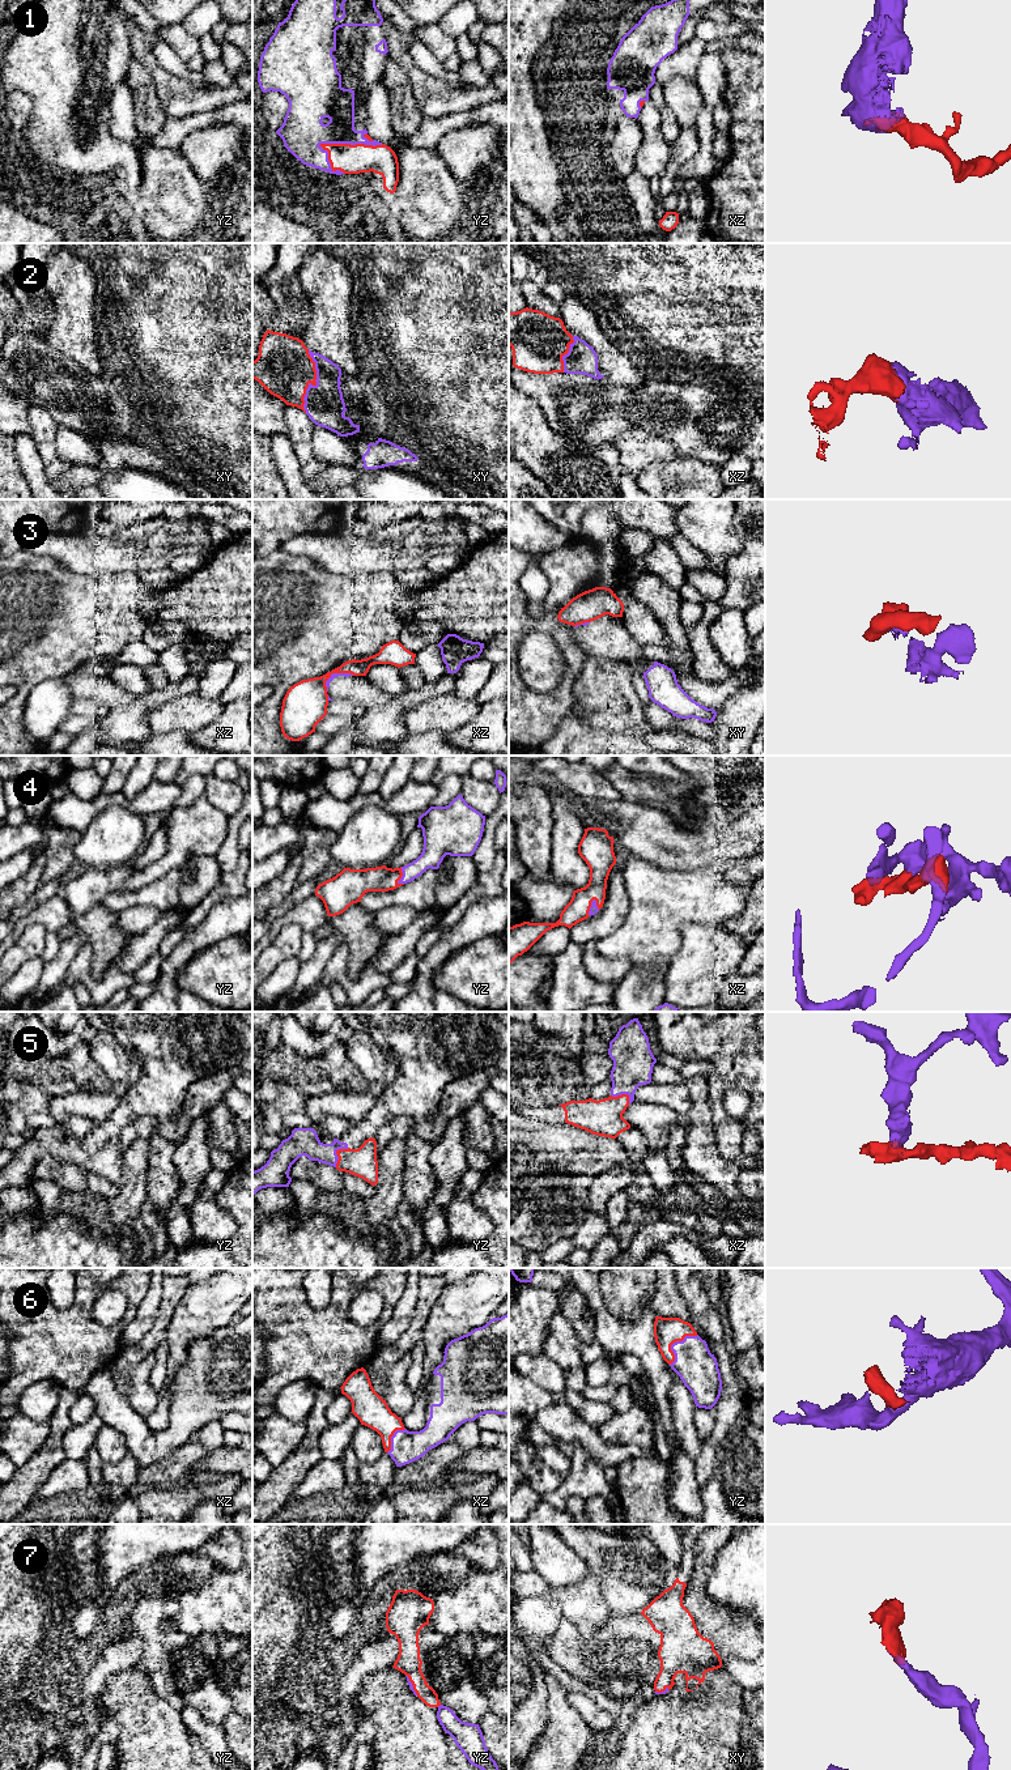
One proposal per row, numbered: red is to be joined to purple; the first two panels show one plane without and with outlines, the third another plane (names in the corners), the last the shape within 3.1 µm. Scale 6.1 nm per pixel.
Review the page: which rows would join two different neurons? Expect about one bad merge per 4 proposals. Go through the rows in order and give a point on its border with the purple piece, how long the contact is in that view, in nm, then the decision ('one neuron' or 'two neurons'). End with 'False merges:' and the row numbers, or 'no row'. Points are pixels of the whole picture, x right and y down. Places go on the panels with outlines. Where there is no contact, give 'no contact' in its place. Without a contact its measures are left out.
1: meets purple in yz at (349, 143); contact 400 nm long; one neuron
2: meets purple in xy at (317, 383); contact 400 nm long; one neuron
3: meets purple in xz at (334, 673); contact 200 nm long; two neurons
4: meets purple in xz at (590, 907); contact 120 nm long; one neuron
5: meets purple in yz at (335, 1153); contact 150 nm long; one neuron
6: meets purple in yz at (674, 1343); contact 260 nm long; one neuron
7: meets purple in yz at (412, 1685); contact 150 nm long; one neuron
False merges: 3

